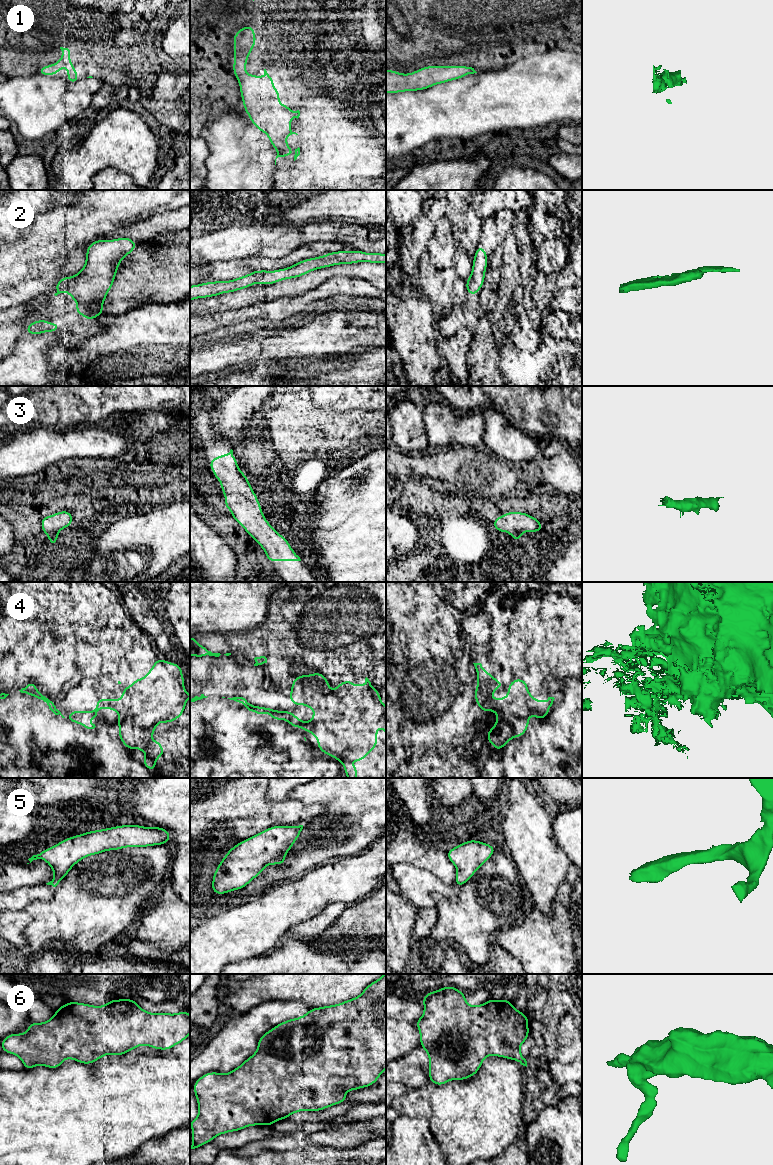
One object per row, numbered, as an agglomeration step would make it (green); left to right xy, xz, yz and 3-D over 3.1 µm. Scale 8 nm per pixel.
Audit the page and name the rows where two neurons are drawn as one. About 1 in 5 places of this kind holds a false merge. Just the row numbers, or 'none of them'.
4

